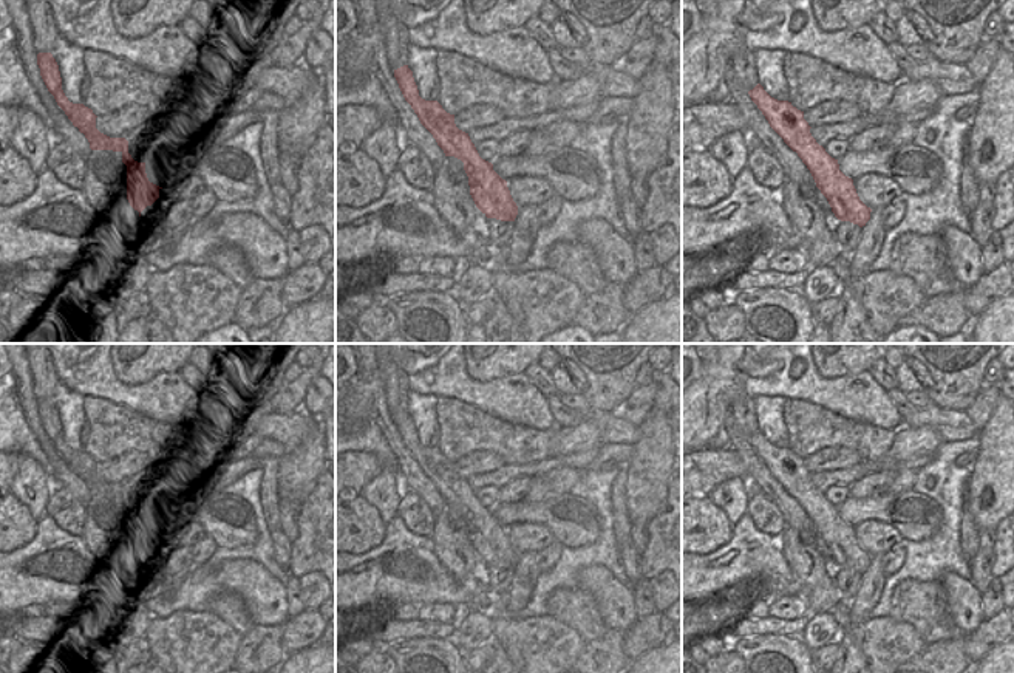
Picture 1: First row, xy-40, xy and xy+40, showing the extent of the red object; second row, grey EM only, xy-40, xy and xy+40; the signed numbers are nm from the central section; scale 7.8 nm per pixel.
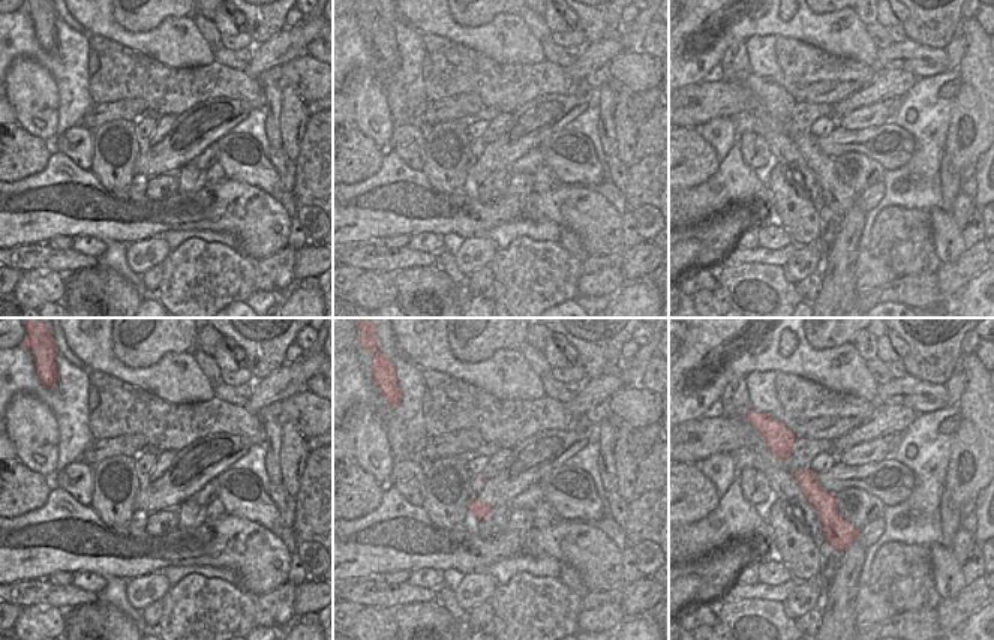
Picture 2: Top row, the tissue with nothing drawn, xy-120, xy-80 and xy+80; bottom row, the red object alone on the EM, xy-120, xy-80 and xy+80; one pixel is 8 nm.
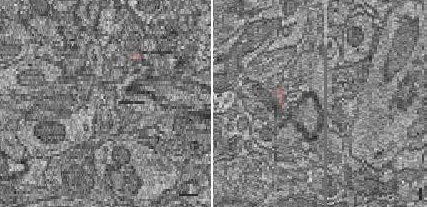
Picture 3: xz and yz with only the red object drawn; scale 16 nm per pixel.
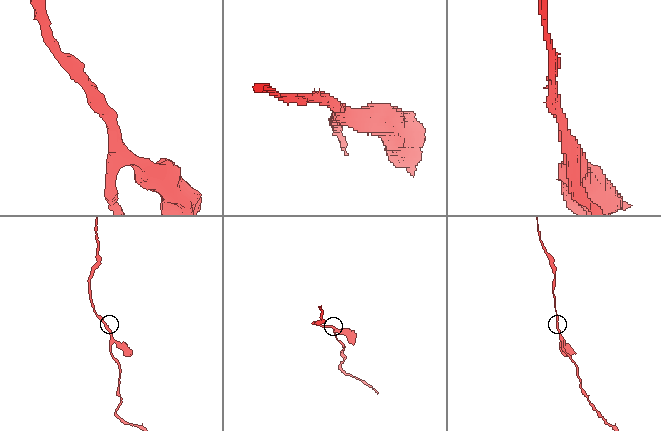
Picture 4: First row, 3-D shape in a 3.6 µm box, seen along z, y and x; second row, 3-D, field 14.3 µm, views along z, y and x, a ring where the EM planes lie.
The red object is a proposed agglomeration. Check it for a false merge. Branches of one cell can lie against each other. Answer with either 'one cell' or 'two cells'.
one cell

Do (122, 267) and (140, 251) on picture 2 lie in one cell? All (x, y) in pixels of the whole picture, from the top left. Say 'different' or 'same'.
different

